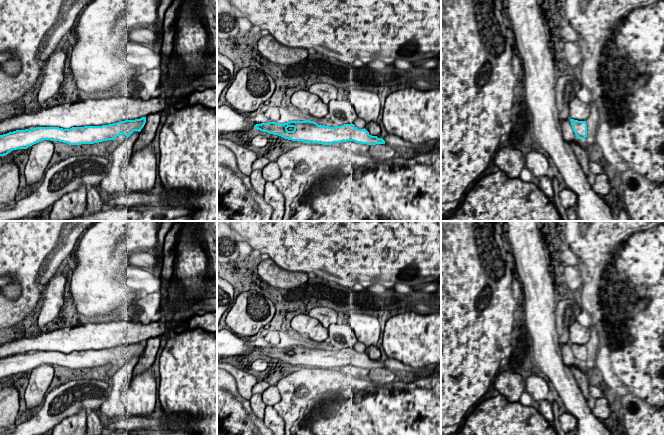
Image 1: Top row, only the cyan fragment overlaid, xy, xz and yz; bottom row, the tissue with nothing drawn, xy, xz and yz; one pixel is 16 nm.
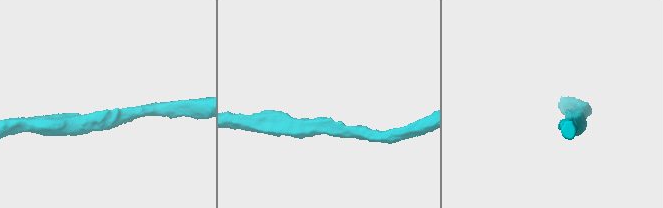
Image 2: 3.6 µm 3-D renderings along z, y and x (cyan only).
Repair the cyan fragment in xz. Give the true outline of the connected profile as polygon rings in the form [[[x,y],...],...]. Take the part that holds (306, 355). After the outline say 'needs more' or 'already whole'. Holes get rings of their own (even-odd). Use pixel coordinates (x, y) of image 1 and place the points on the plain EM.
[[[289,345],[284,348],[277,346],[261,347],[254,350],[269,358],[278,359],[292,365],[312,366],[323,369],[354,365],[360,368],[385,368],[382,362],[372,360],[364,353],[358,353],[354,348],[329,351],[318,349],[314,345]]]; already whole

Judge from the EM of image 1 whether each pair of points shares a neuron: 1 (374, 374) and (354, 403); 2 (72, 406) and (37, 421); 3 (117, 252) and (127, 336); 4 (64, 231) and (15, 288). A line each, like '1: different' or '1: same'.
1: different
2: same
3: different
4: different

